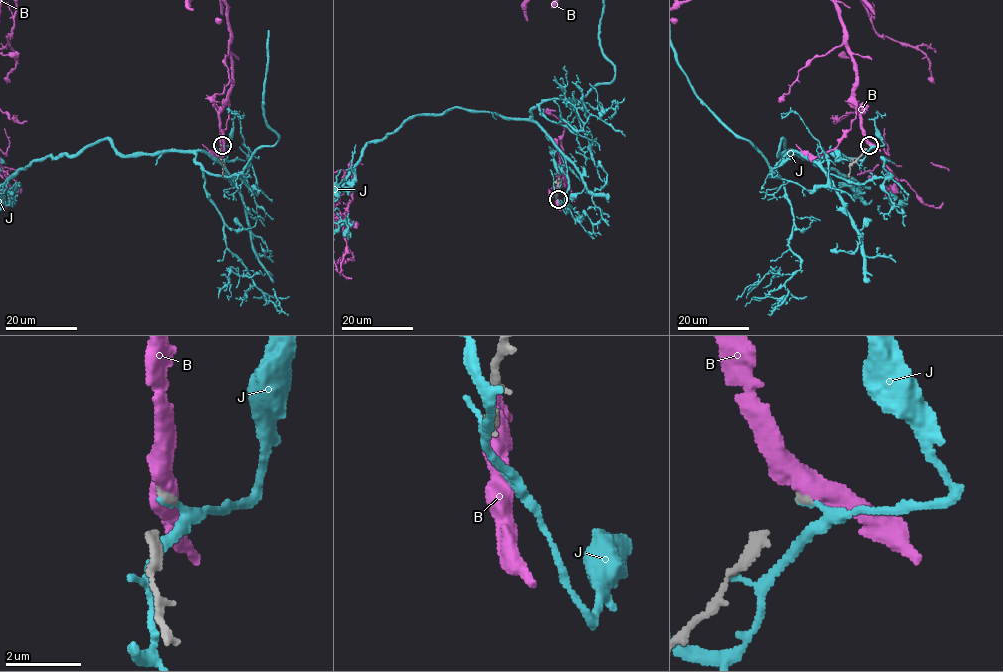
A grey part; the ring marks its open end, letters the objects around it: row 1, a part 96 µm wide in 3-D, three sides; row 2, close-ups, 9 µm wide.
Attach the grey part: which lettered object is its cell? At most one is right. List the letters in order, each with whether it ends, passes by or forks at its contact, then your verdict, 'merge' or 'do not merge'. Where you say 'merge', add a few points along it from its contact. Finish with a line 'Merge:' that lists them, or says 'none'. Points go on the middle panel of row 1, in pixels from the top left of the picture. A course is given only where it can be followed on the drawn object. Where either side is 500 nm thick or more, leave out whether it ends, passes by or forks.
B: merge
J: it passes by; do not merge
Merge: B

